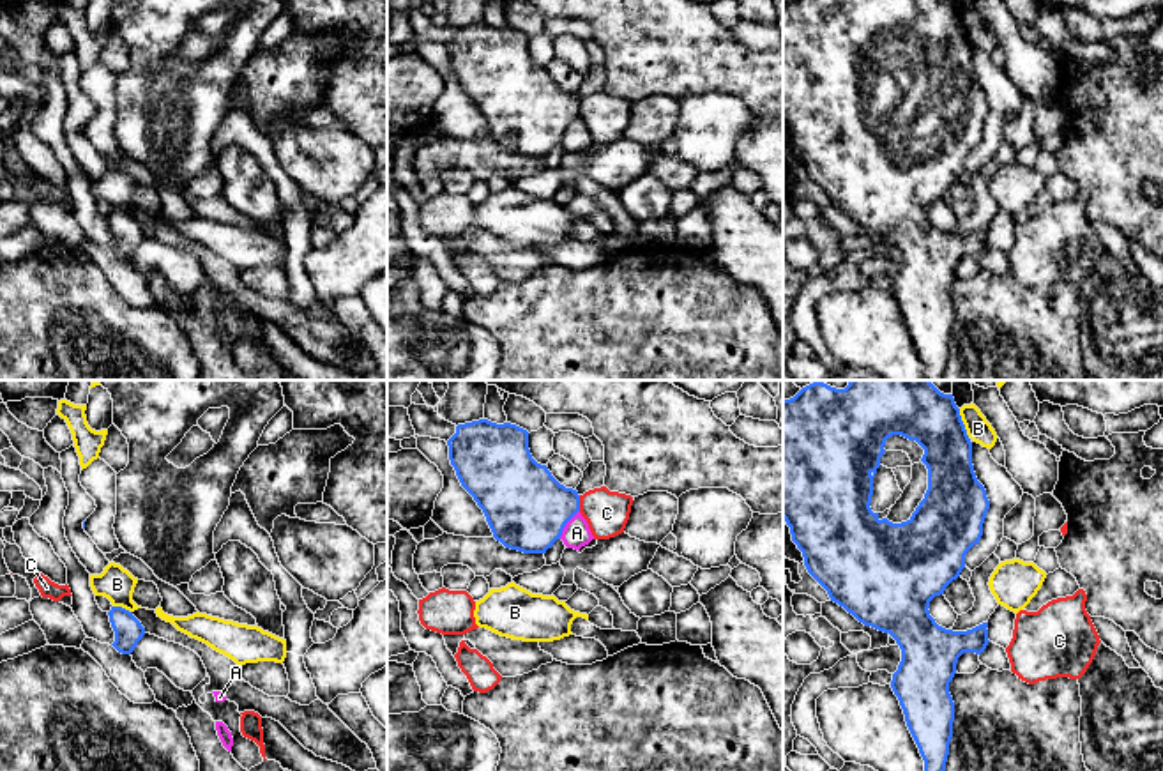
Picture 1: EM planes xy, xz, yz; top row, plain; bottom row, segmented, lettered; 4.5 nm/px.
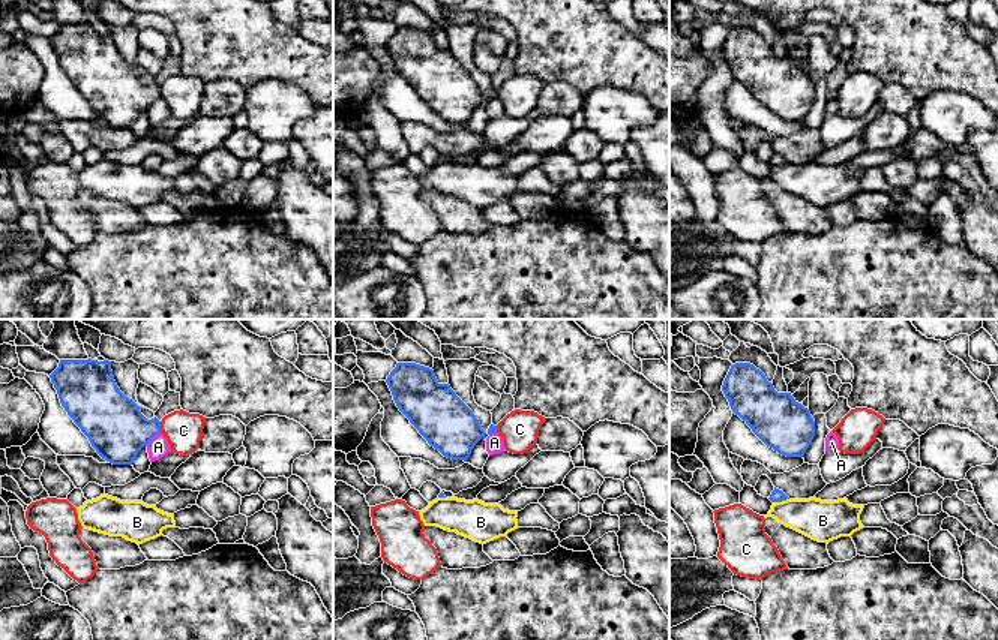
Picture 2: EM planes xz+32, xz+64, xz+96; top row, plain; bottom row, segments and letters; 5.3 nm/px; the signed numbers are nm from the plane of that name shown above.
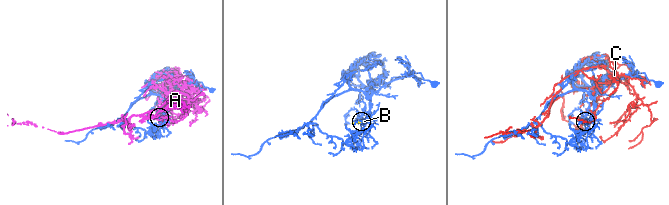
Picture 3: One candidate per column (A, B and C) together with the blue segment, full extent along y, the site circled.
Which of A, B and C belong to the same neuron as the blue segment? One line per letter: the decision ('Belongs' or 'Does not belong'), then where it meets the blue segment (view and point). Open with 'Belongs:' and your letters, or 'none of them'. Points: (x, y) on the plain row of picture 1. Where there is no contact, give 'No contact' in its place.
Belongs: none of them
A: Does not belong. Touches blue at xz (566, 126)
B: Does not belong. Touches blue at yz (962, 27)
C: Does not belong. Touches blue at xz (578, 106)

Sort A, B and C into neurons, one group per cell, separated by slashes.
A / B / C

